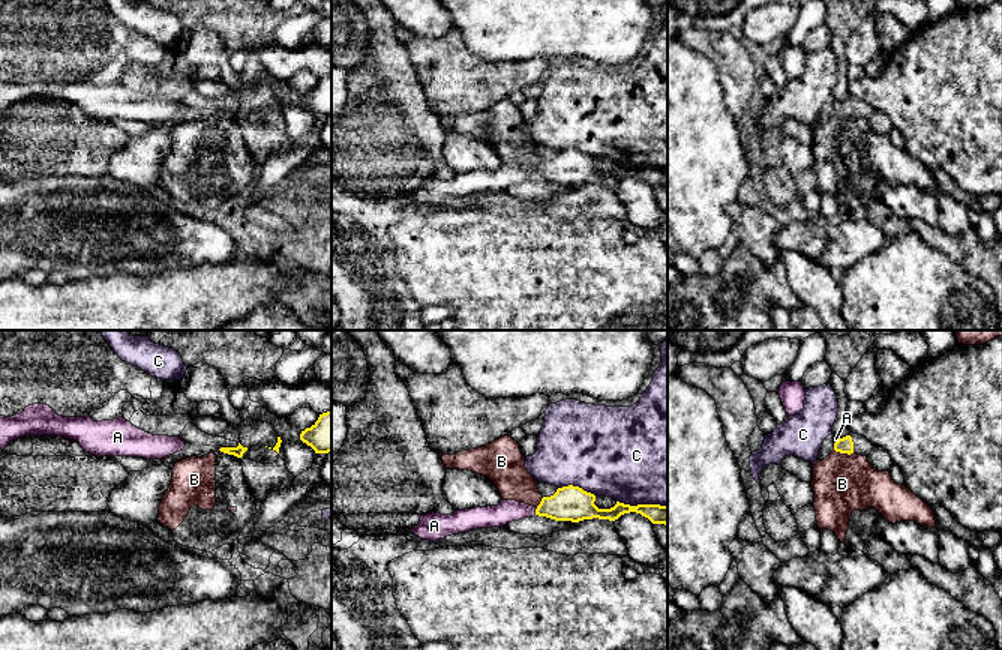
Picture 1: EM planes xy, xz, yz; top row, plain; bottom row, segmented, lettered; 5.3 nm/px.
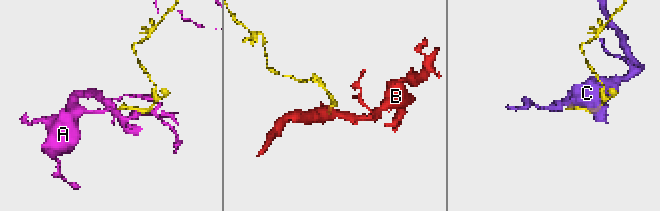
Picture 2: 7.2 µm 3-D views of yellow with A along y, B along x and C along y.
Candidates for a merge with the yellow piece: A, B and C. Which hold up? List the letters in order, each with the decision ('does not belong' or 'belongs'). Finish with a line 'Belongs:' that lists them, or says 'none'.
A: belongs
B: does not belong
C: does not belong
Belongs: A

